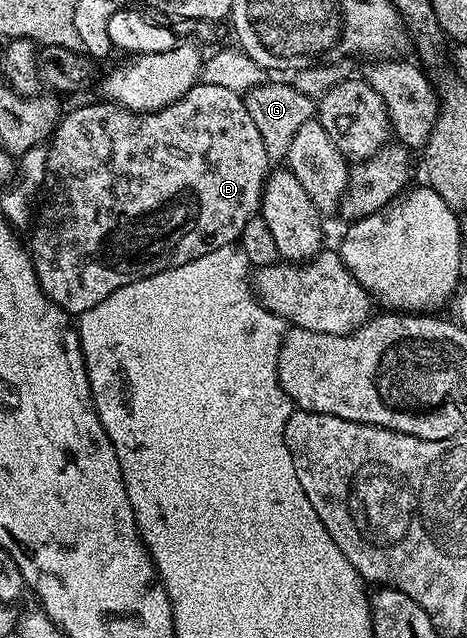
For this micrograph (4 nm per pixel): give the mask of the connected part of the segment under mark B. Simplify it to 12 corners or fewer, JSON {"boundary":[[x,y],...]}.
{"boundary":[[239,93],[63,115],[32,226],[85,314],[233,245],[270,159]]}

